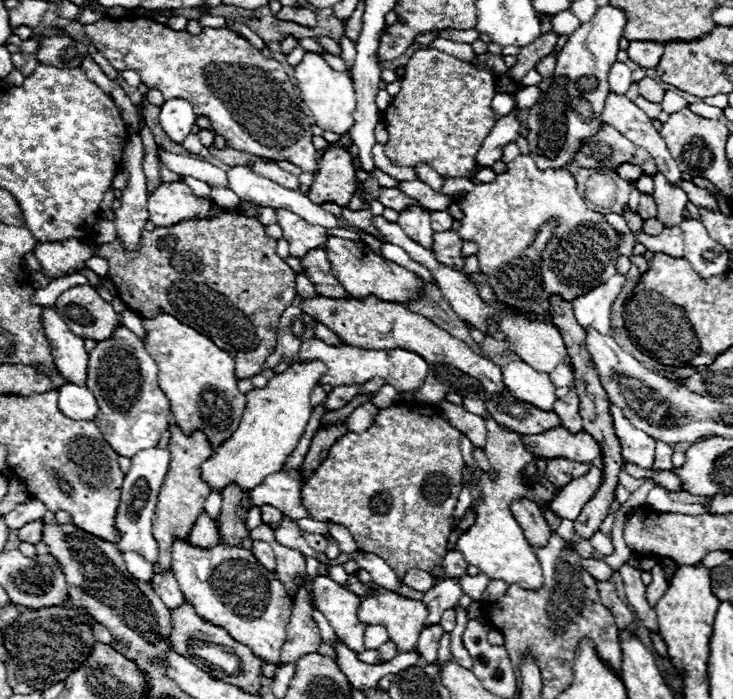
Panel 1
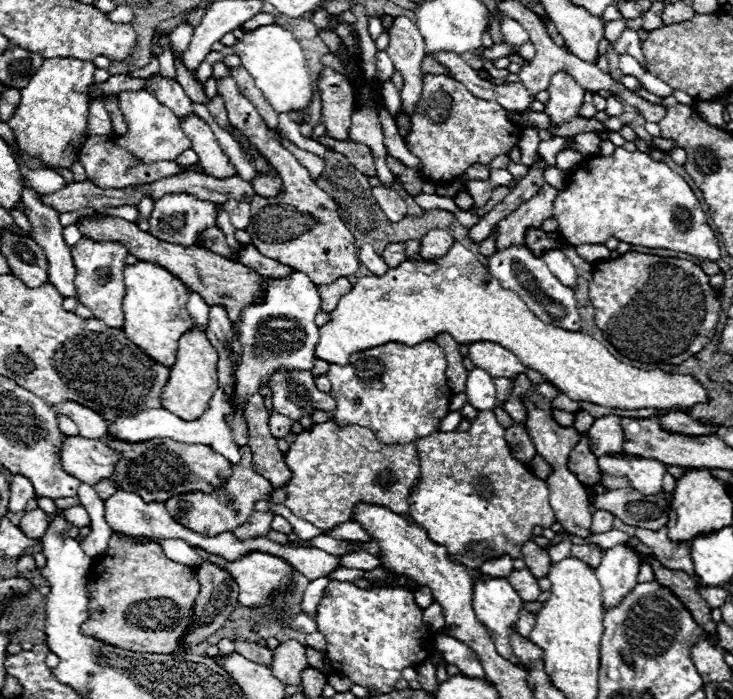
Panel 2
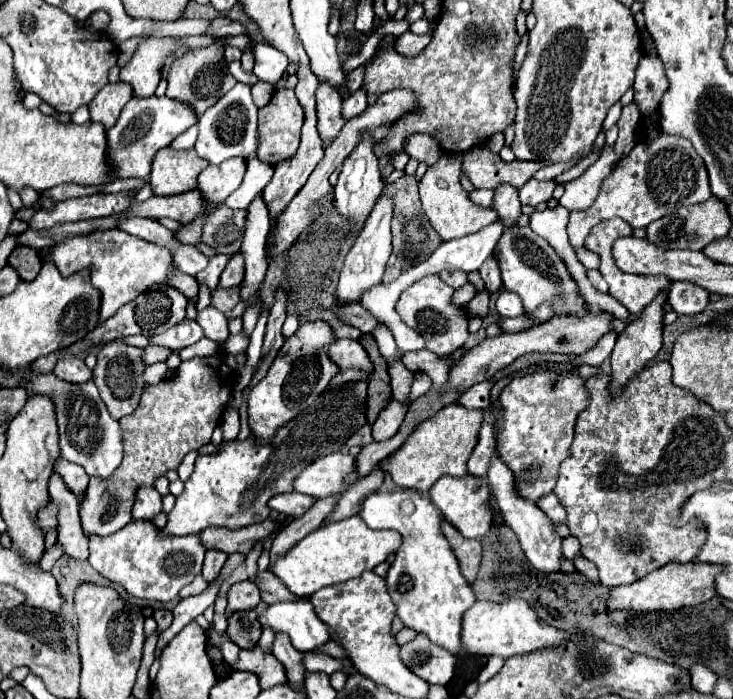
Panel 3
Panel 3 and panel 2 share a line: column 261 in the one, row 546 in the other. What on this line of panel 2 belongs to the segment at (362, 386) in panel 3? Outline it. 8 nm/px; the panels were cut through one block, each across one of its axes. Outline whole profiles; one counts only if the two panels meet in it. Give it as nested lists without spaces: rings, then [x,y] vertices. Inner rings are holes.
[[[482,410],[468,432],[432,432],[418,442],[422,480],[408,498],[408,514],[426,530],[432,542],[446,546],[448,554],[460,556],[460,564],[468,570],[476,570],[486,560],[500,558],[504,554],[508,554],[510,558],[520,558],[522,544],[530,540],[532,528],[552,528],[552,524],[556,522],[548,502],[548,484],[544,480],[538,480],[524,462],[512,456],[510,446],[504,440],[504,432],[506,428],[498,424],[494,412]]]

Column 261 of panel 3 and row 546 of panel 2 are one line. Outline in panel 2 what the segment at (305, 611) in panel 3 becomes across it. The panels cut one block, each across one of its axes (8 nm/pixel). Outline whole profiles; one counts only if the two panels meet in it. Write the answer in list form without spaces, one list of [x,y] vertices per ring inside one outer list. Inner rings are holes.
[[[614,546],[604,552],[600,566],[596,568],[596,578],[602,586],[602,598],[604,598],[604,610],[616,608],[620,600],[632,588],[636,586],[640,562],[634,552],[630,552],[626,546]]]

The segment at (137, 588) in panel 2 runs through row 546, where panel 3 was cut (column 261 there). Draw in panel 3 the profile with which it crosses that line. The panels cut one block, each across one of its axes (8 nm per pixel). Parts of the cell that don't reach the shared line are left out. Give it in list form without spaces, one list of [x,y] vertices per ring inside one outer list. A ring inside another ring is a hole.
[[[280,88],[274,90],[270,102],[258,110],[258,150],[256,158],[276,166],[282,160],[288,160],[296,154],[298,142],[300,142],[300,128],[304,124],[304,110],[290,88]]]

